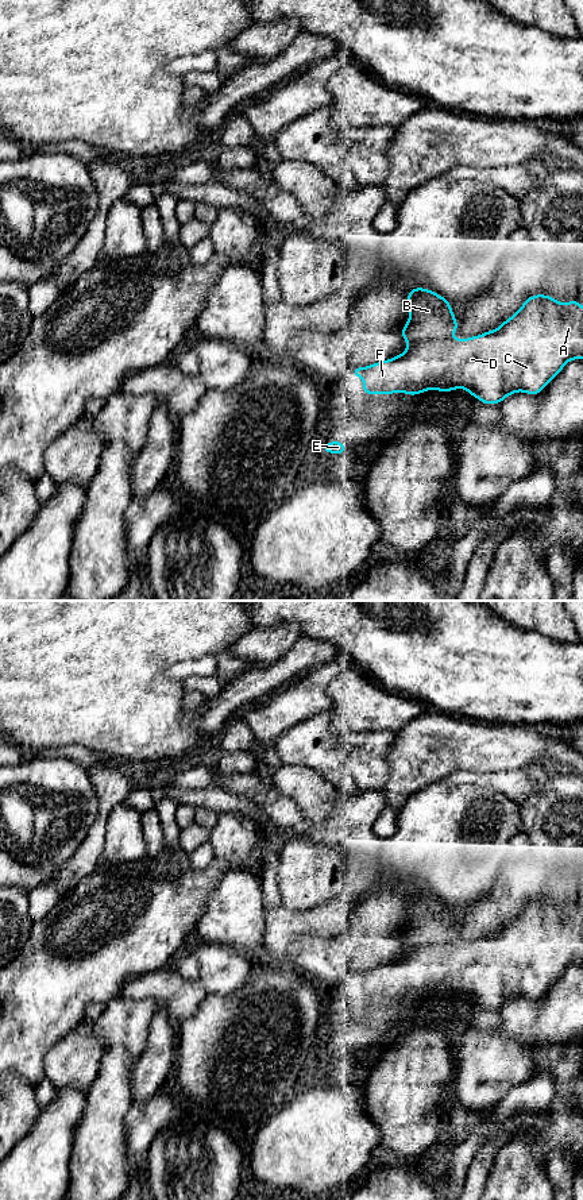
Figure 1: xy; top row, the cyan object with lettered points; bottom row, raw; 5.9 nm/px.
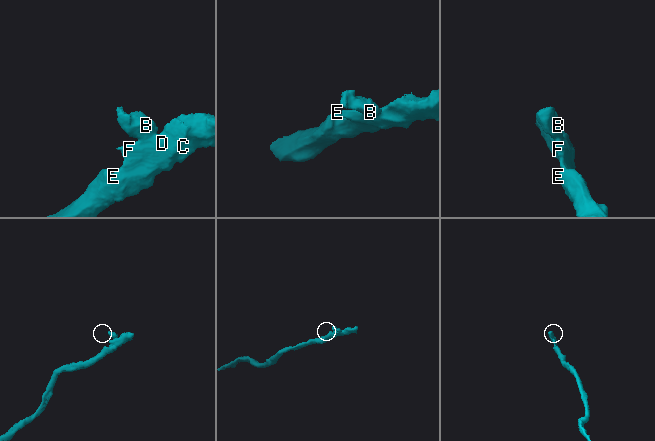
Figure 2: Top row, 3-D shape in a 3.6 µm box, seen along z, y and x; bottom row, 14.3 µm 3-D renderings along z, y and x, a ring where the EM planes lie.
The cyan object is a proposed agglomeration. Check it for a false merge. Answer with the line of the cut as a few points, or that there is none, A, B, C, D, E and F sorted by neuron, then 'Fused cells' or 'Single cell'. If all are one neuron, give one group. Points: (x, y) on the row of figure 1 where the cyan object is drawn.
Split along xy (448, 336), (412, 342), (409, 344). Groups: A C D E F / B. Fused cells

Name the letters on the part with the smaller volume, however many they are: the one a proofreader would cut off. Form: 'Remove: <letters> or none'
Remove: B

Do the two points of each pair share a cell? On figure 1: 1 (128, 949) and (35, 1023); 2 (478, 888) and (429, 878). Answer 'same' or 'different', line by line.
1: same
2: same

